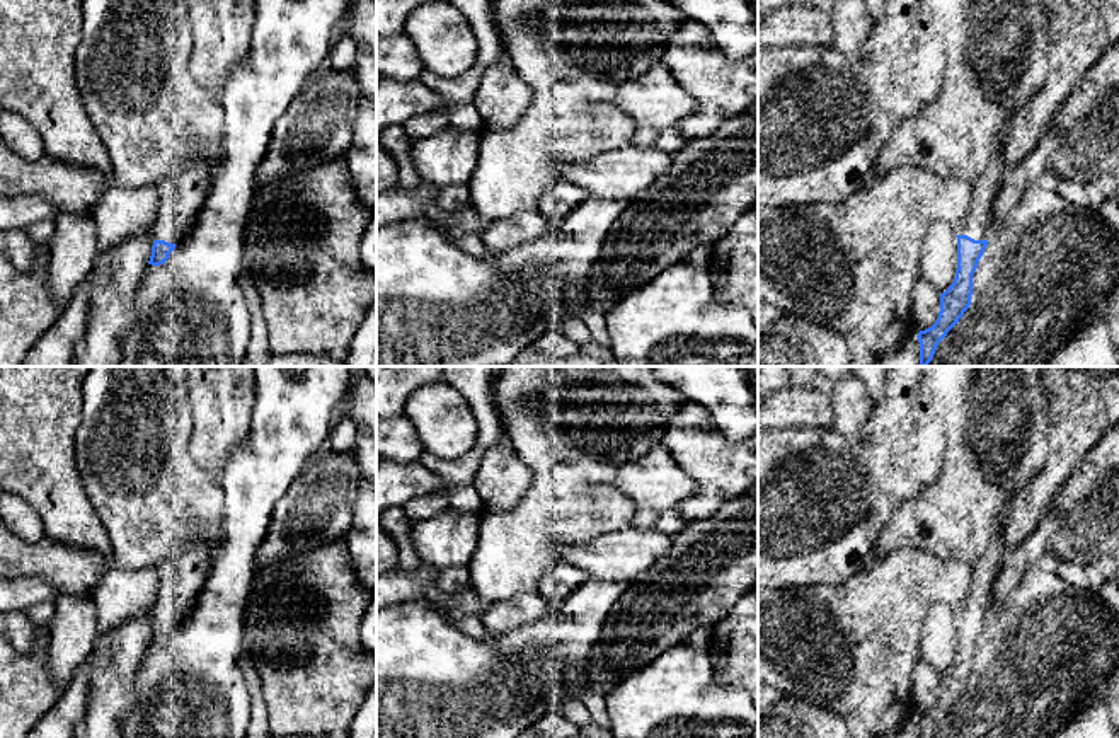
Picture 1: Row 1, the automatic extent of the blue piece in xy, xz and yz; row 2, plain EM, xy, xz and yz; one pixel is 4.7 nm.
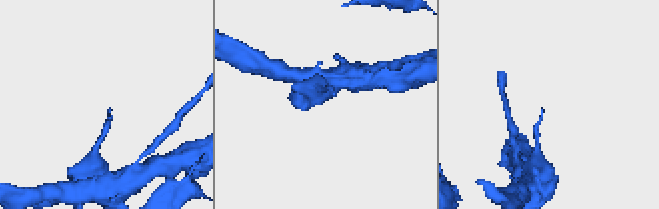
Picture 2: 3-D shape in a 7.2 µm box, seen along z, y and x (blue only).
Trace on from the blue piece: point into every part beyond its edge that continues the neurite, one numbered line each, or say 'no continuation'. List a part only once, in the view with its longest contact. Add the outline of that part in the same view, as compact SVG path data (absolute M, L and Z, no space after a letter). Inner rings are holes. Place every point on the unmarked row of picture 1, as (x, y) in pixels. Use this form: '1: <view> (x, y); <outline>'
1: yz (978, 607); M1000 528L990 549L973 564L973 590L967 600L954 608L955 617L967 617L974 622L990 622L993 619L991 585L1003 566L1007 552L1008 547Z

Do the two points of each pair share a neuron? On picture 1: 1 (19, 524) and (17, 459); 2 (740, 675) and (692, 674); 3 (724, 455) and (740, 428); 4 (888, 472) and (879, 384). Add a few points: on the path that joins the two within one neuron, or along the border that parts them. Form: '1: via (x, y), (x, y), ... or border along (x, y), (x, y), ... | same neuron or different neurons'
1: border along (17, 495), (36, 510), (43, 529) | different neurons
2: border along (705, 650), (716, 679), (721, 684), (740, 689) | different neurons
3: border along (707, 411), (714, 425), (729, 440), (740, 442) | different neurons
4: border along (888, 384), (874, 404) | different neurons

